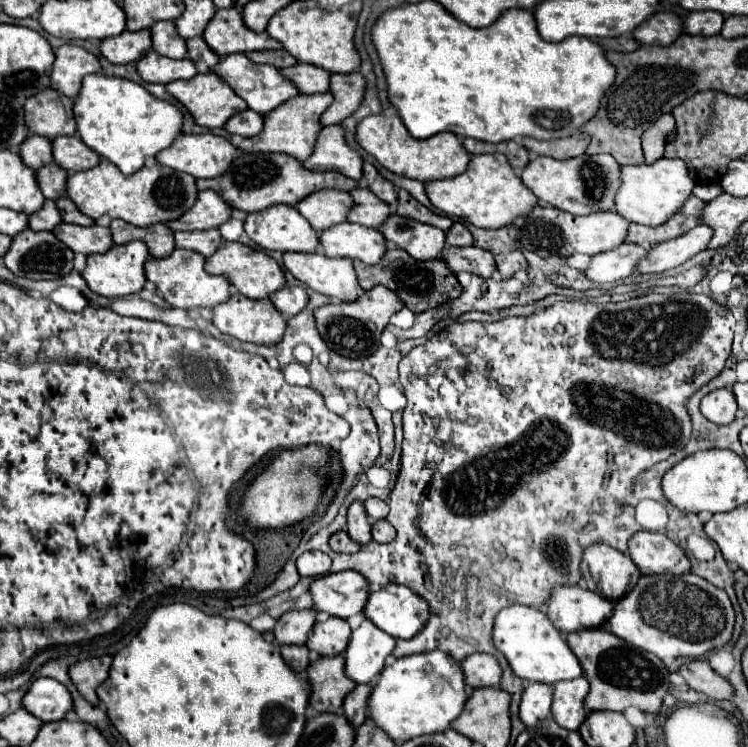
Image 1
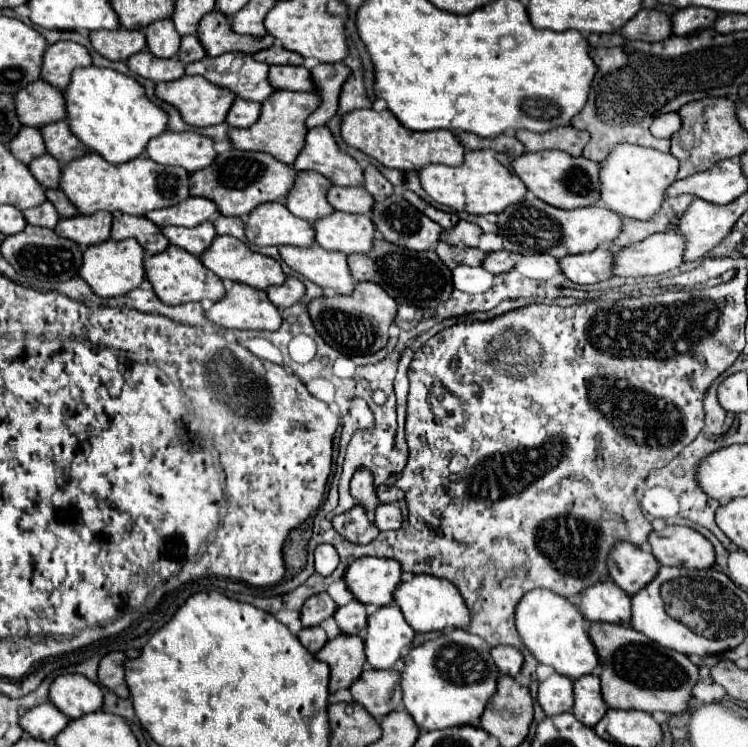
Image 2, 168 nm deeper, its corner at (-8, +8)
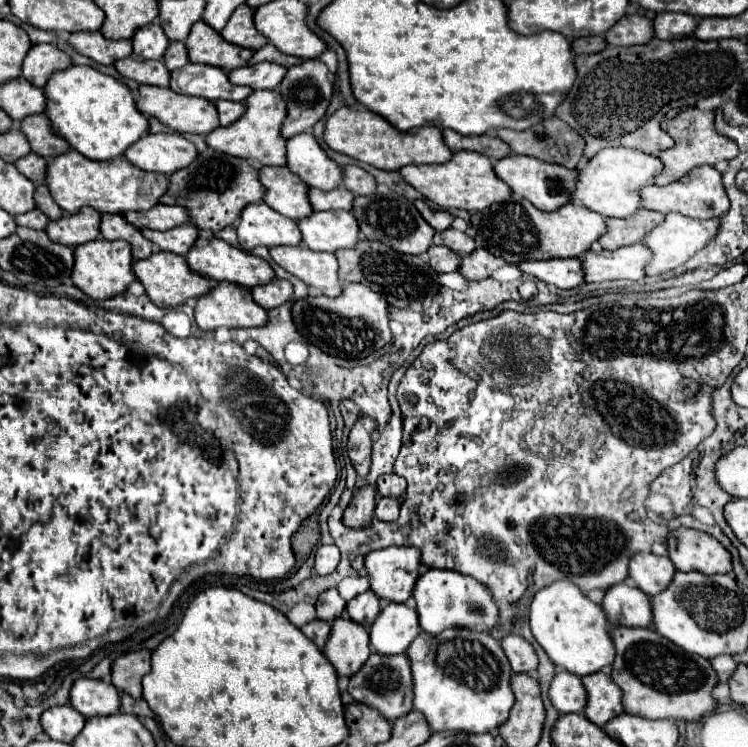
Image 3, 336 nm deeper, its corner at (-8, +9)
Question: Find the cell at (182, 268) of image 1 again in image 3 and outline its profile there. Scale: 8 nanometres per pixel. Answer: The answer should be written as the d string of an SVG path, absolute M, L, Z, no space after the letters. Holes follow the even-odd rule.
M154 252L146 260L136 260L132 264L132 270L136 278L144 284L146 296L158 306L158 308L176 308L184 304L188 298L198 298L206 292L210 292L210 278L198 276L194 270L188 268L184 256L170 254L170 252Z

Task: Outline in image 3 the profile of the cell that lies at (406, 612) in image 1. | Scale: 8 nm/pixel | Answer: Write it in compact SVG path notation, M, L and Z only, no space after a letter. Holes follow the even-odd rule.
M428 570L422 574L414 586L416 610L420 616L420 626L428 634L440 634L446 628L470 628L476 632L490 632L498 626L500 612L498 604L488 586L472 576L460 574L456 570Z

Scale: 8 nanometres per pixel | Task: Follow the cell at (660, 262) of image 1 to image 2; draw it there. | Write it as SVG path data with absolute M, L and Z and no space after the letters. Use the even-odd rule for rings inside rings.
M656 233L616 253L614 275L644 277L660 275L682 263L686 237L682 233Z

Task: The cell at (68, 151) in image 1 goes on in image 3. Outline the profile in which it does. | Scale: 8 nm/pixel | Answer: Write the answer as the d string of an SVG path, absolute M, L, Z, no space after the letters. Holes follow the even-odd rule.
M42 114L26 116L20 122L20 132L26 136L32 152L36 152L42 158L52 158L68 150L66 144L58 140L58 136L50 136L50 128L46 128L46 116Z

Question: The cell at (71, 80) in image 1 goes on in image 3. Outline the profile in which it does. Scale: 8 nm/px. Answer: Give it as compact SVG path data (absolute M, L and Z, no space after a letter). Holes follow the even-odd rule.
M34 44L22 62L22 76L30 84L44 88L46 80L66 66L70 66L70 58L62 50L52 44Z

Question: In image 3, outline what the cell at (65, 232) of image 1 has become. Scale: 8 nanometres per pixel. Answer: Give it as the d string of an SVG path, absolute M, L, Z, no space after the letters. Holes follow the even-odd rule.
M82 208L76 214L66 214L60 220L50 222L46 226L46 234L52 242L74 248L90 240L96 240L100 236L98 224L100 224L100 212L96 212L94 208Z

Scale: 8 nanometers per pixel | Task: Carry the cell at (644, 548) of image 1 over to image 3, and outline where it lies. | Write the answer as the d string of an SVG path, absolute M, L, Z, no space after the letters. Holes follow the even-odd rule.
M678 528L668 536L668 550L680 572L702 572L706 576L732 572L730 552L706 532Z

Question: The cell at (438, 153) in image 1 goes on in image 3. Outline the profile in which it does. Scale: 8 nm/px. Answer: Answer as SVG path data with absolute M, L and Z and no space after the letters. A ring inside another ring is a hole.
M346 106L338 108L326 120L324 142L328 148L380 170L400 170L408 164L442 164L452 156L450 148L442 144L442 132L436 126L422 126L412 132L400 132L390 126L382 116L370 110L352 110Z

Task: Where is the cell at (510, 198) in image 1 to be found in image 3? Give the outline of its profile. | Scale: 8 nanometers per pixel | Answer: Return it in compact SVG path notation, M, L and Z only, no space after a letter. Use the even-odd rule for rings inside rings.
M456 152L448 162L434 166L404 166L398 170L406 184L416 188L426 200L436 204L438 208L460 208L460 210L482 210L498 200L510 198L510 188L494 176L492 162L478 152Z

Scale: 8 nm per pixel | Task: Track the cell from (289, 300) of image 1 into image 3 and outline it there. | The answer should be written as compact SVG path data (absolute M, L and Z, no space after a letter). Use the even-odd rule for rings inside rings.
M274 278L264 286L250 288L250 292L258 306L262 306L264 310L270 310L270 308L276 308L278 304L284 304L292 296L292 284L288 280Z

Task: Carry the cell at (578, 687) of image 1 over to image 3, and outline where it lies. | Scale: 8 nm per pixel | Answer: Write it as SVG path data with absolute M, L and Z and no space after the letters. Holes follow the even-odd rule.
M594 672L584 676L582 682L588 690L588 704L584 708L584 716L588 720L604 728L612 718L624 714L622 690L618 684L614 684L610 674Z

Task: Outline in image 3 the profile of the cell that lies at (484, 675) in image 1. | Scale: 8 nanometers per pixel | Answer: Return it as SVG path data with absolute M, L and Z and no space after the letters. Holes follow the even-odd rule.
M508 634L502 638L502 648L510 660L510 666L514 672L534 672L538 668L538 656L526 640L518 634Z

